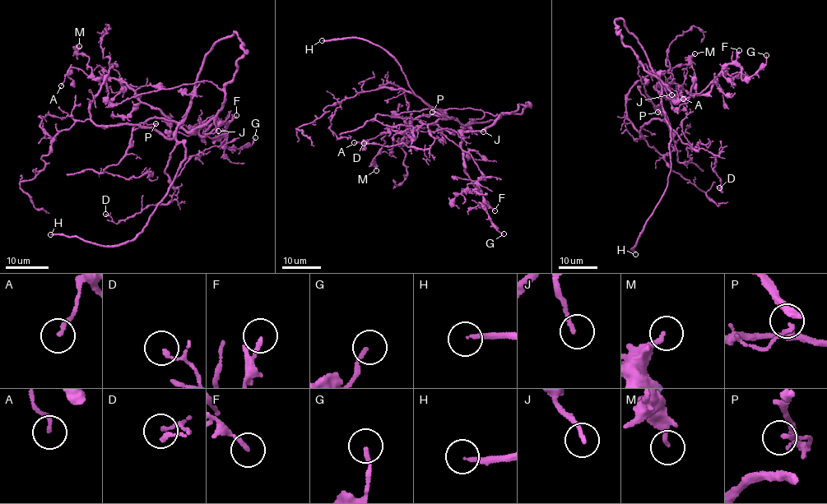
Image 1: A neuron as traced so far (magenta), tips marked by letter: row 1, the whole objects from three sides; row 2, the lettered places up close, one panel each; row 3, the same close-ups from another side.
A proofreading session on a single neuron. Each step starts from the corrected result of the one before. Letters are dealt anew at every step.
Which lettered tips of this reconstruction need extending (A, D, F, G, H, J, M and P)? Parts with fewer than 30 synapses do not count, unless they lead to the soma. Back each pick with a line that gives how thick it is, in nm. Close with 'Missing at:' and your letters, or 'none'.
H: 170 nm thick
J: 160 nm thick
Missing at: H, J

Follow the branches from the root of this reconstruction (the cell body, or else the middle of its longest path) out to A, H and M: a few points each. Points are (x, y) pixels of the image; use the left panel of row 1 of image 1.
A: (182, 121), (201, 81), (224, 92), (215, 116), (185, 131), (113, 78), (70, 67), (61, 85)
H: (182, 121), (176, 135), (185, 148), (183, 161), (167, 195), (137, 237), (114, 247), (50, 234)
M: (182, 121), (201, 81), (224, 92), (215, 116), (185, 131), (123, 82), (95, 77), (79, 46)

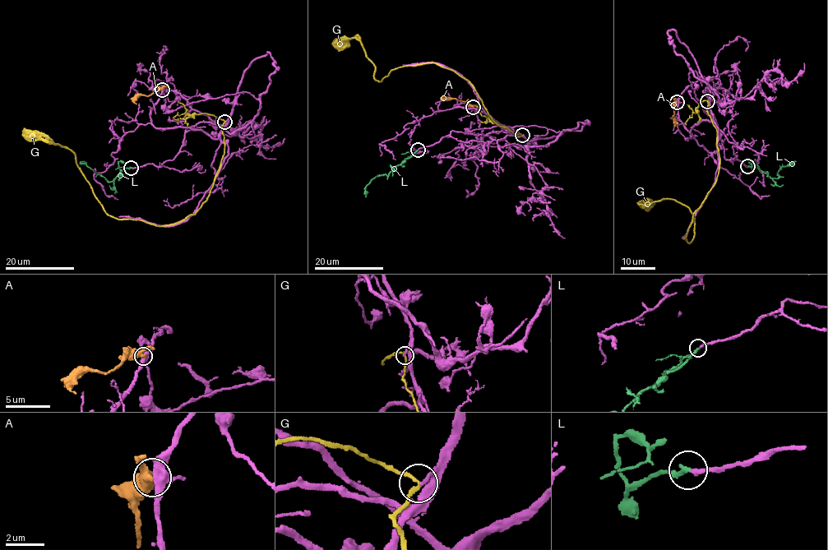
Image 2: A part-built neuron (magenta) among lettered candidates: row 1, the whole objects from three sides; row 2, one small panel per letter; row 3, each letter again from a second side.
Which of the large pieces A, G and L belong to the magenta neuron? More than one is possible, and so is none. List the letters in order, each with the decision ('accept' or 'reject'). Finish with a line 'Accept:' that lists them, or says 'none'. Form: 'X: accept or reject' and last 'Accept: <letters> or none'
A: reject
G: reject
L: accept
Accept: L

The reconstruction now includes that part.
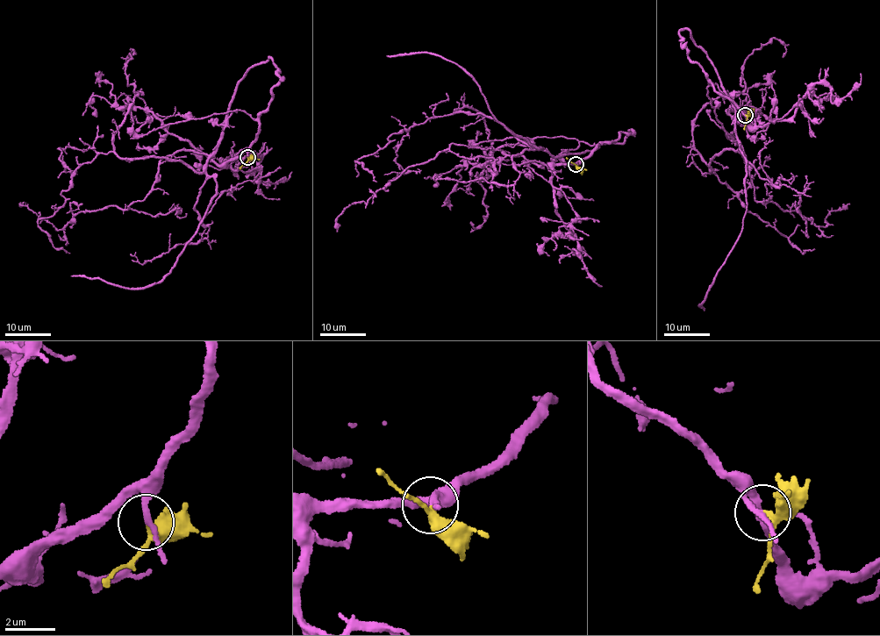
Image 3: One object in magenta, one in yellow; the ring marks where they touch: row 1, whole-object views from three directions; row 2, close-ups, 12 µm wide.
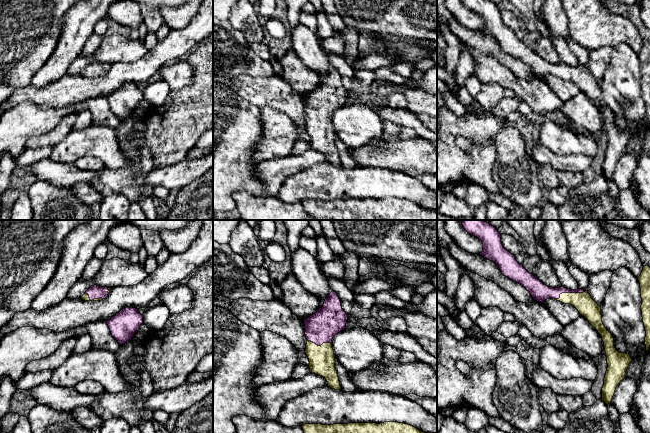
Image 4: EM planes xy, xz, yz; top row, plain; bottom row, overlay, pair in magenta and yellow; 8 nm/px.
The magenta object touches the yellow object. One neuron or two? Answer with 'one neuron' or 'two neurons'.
one neuron

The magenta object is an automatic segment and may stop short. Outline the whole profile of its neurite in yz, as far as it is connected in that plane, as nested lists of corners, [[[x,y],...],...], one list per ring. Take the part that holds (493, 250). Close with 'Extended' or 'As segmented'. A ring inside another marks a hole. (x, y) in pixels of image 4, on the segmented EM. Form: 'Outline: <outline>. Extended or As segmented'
Outline: [[[461,220],[463,228],[472,236],[477,237],[483,243],[483,251],[480,253],[481,256],[487,260],[493,261],[500,269],[502,274],[511,280],[523,285],[527,291],[530,292],[532,298],[543,303],[549,298],[553,298],[564,304],[573,305],[580,313],[584,316],[589,323],[598,331],[604,342],[604,348],[607,356],[608,368],[604,378],[604,385],[602,388],[602,401],[607,405],[611,403],[617,385],[625,378],[626,371],[632,358],[627,353],[619,353],[614,346],[614,338],[612,334],[605,328],[602,322],[601,307],[591,298],[588,291],[582,289],[570,290],[565,287],[552,288],[544,285],[537,277],[529,273],[522,264],[519,264],[515,256],[507,251],[501,242],[501,234],[491,224],[484,220]]]. Extended

